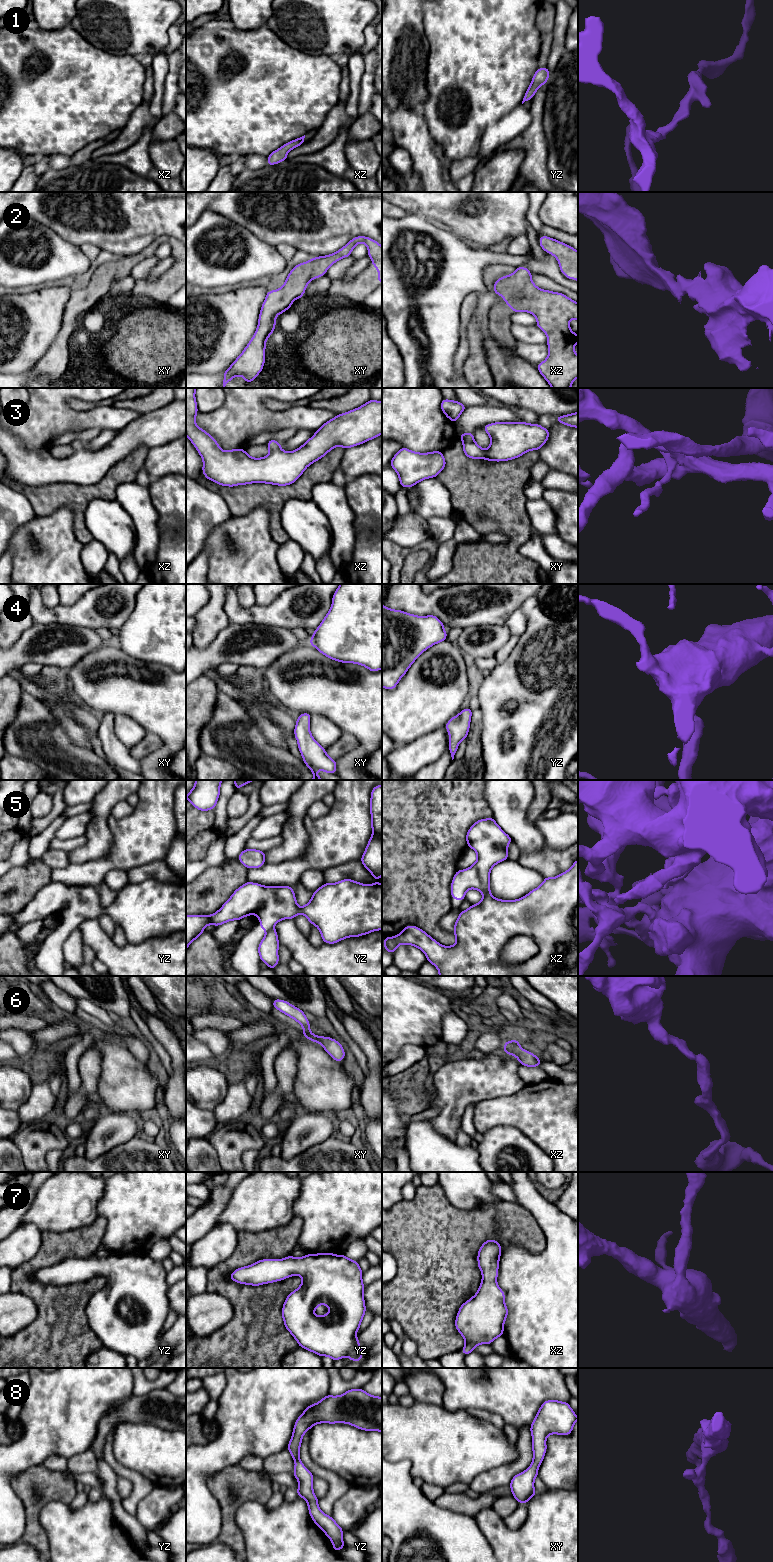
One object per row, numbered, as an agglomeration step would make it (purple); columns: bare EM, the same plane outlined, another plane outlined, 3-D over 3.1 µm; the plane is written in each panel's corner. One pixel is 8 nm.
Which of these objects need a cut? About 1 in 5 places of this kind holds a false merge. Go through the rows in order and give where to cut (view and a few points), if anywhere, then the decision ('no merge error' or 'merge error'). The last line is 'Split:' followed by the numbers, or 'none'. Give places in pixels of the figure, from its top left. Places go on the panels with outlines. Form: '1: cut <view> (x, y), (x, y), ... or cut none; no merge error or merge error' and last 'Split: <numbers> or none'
1: cut none; no merge error
2: cut none; no merge error
3: cut none; no merge error
4: cut none; no merge error
5: cut none; no merge error
6: cut none; no merge error
7: cut none; no merge error
8: cut none; no merge error
Split: none

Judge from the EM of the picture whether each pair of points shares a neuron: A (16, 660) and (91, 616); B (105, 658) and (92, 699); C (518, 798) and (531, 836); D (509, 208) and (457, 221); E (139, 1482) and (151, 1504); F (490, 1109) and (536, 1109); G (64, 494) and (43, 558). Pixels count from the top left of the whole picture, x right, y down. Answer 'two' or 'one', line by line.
A: two
B: one
C: one
D: one
E: two
F: one
G: two

